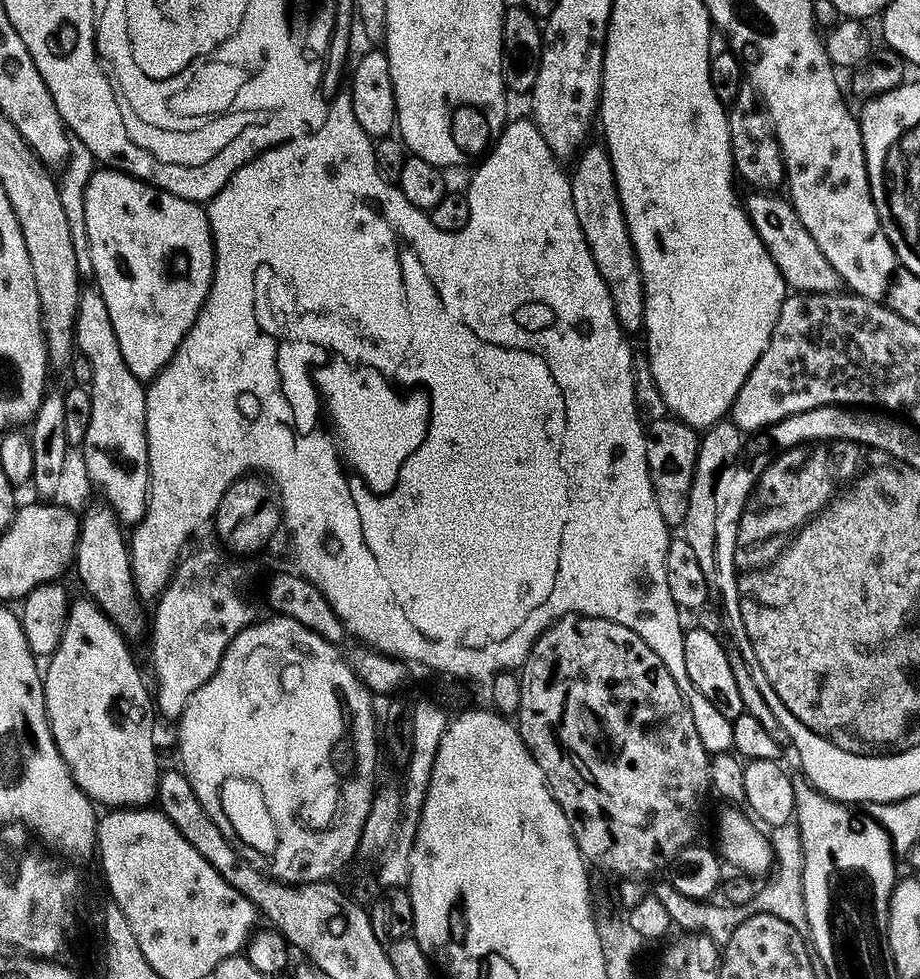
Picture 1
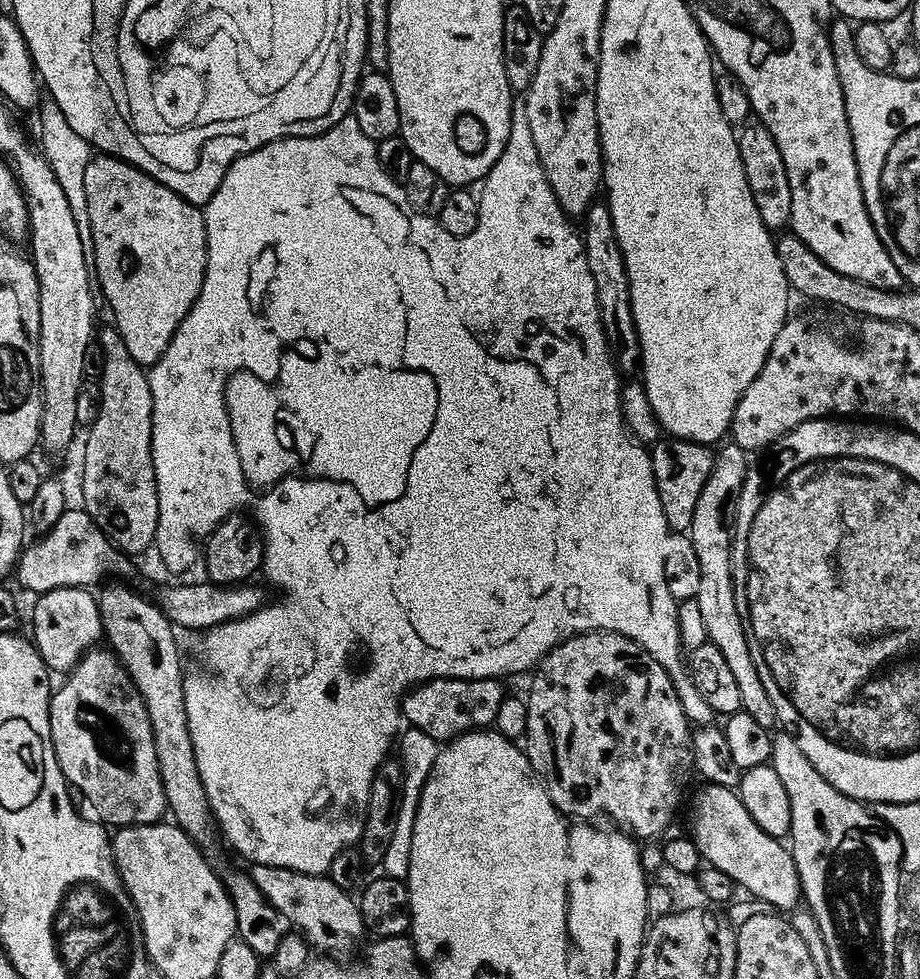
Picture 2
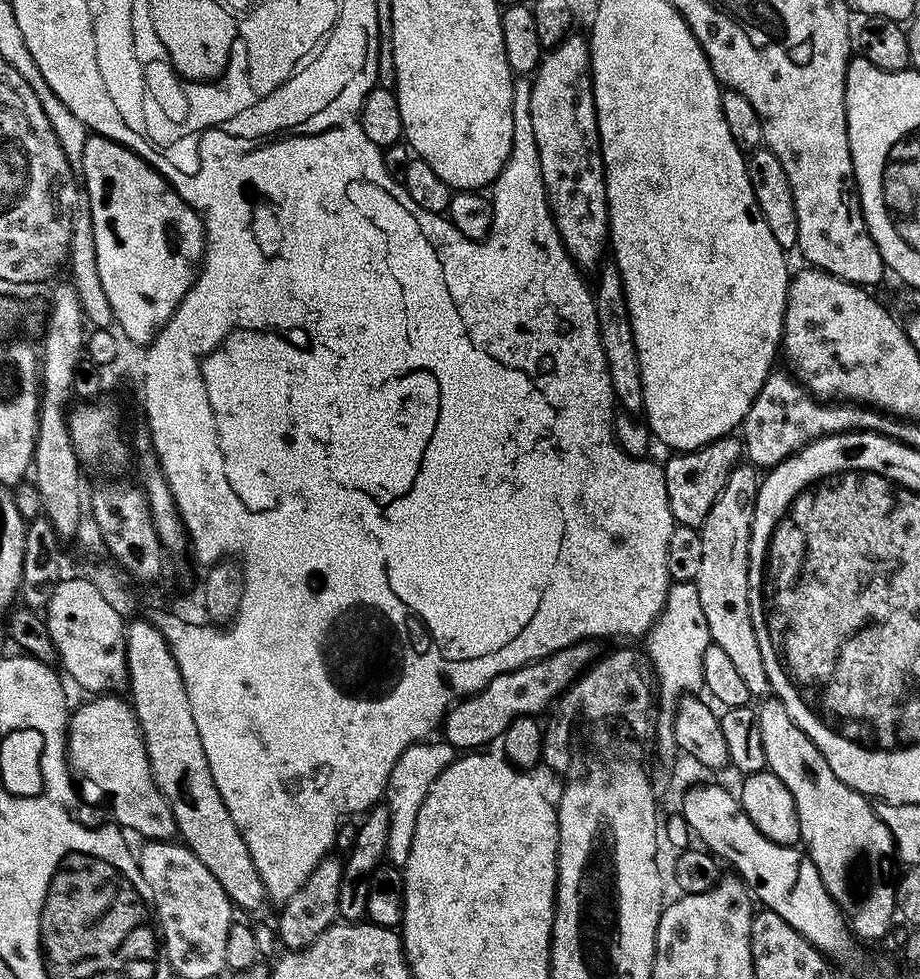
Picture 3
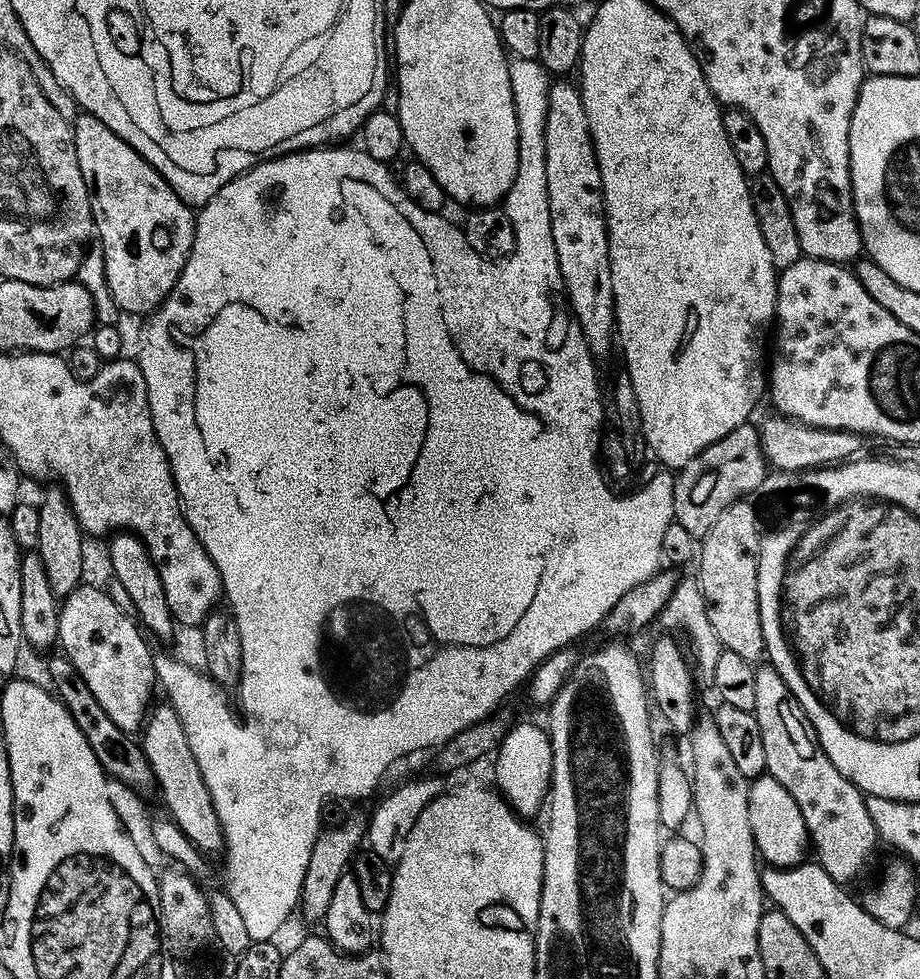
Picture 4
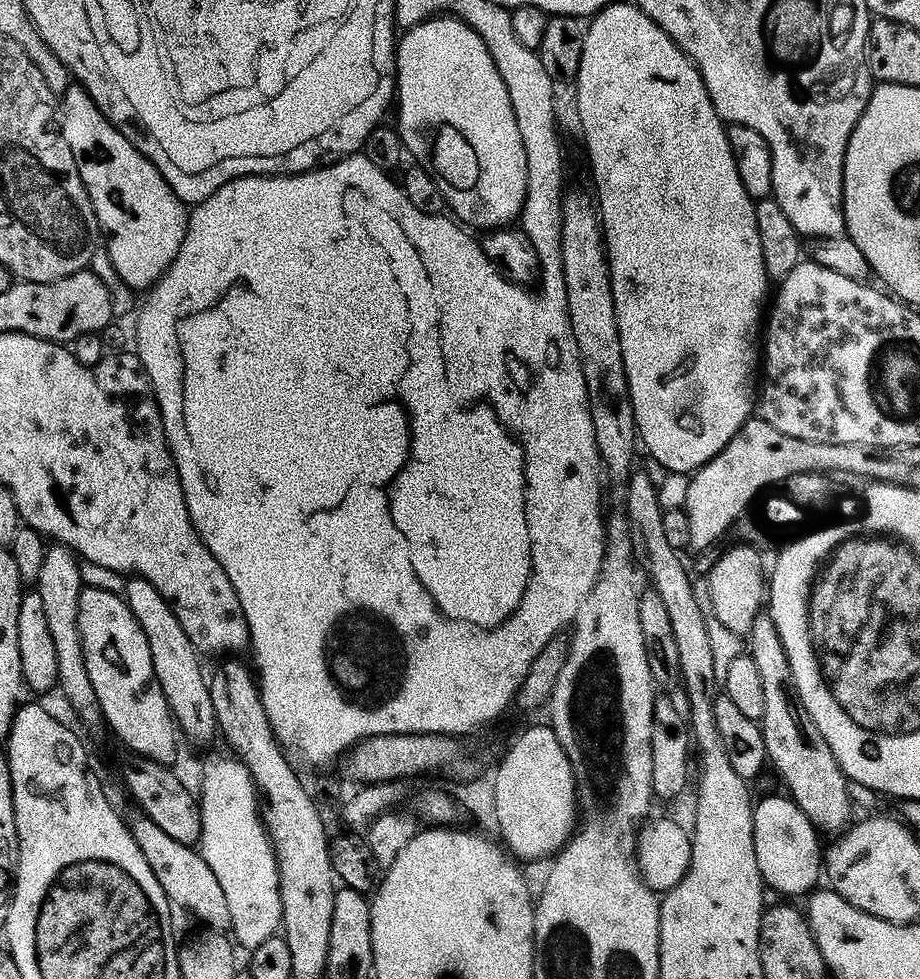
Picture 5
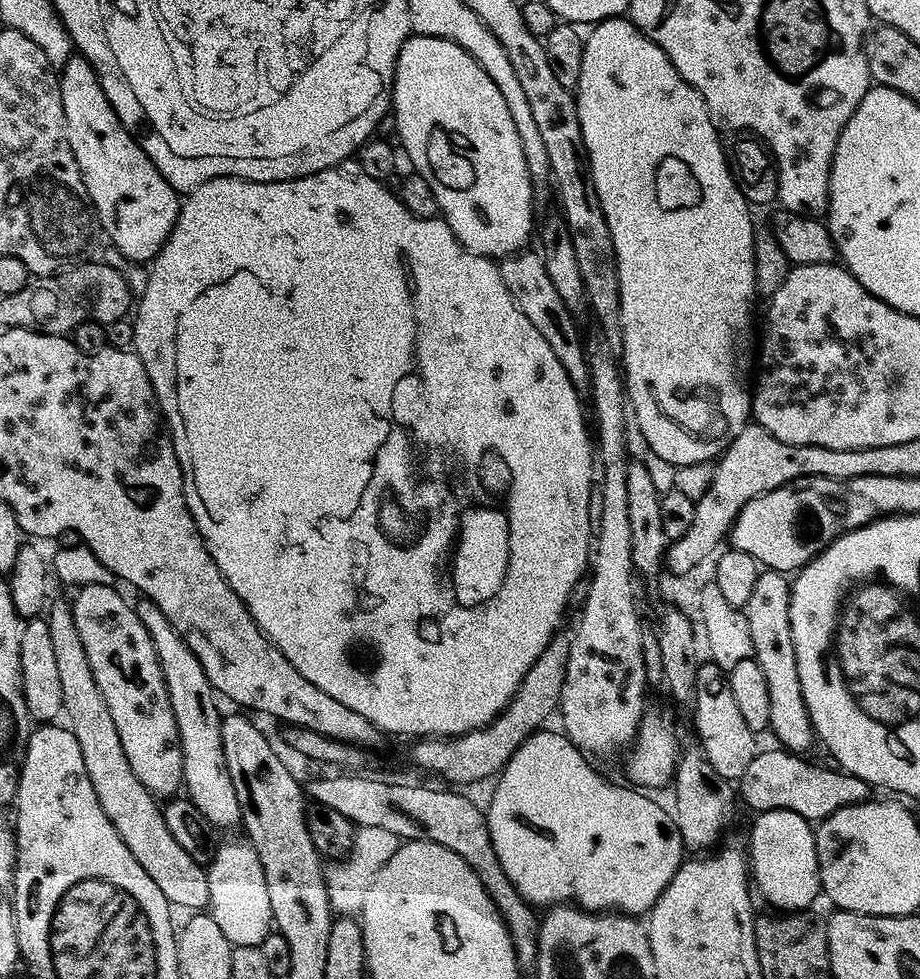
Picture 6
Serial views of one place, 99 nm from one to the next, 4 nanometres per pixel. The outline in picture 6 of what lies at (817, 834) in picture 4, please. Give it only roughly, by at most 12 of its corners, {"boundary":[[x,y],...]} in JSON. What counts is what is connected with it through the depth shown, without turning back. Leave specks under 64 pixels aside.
{"boundary":[[764,570],[742,605],[770,690],[771,735],[804,754],[789,577]]}

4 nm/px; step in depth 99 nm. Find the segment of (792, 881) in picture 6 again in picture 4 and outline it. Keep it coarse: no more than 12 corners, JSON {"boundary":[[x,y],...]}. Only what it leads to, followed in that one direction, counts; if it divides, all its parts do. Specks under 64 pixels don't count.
{"boundary":[[761,774],[748,790],[765,865],[805,863],[810,841],[786,786]]}

